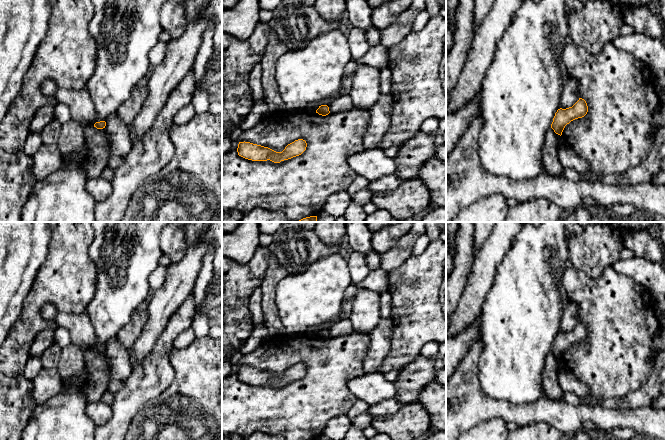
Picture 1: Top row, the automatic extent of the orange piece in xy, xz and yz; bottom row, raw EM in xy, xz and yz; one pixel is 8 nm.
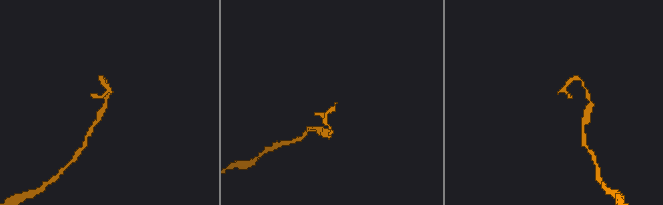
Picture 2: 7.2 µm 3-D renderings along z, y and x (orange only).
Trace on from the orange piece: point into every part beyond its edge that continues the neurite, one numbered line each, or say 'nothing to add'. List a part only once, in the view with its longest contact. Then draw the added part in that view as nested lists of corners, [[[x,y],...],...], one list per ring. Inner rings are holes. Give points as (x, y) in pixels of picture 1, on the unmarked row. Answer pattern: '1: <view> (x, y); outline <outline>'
nothing to add

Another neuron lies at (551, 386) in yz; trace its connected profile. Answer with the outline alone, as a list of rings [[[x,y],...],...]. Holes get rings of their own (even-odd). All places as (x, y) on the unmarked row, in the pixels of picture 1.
[[[550,351],[546,357],[542,374],[543,389],[550,400],[558,401],[564,398],[564,391],[559,384],[559,364],[560,359],[556,358]]]

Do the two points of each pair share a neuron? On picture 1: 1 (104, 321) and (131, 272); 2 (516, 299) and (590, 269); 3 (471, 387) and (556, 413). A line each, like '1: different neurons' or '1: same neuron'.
1: same neuron
2: different neurons
3: same neuron

